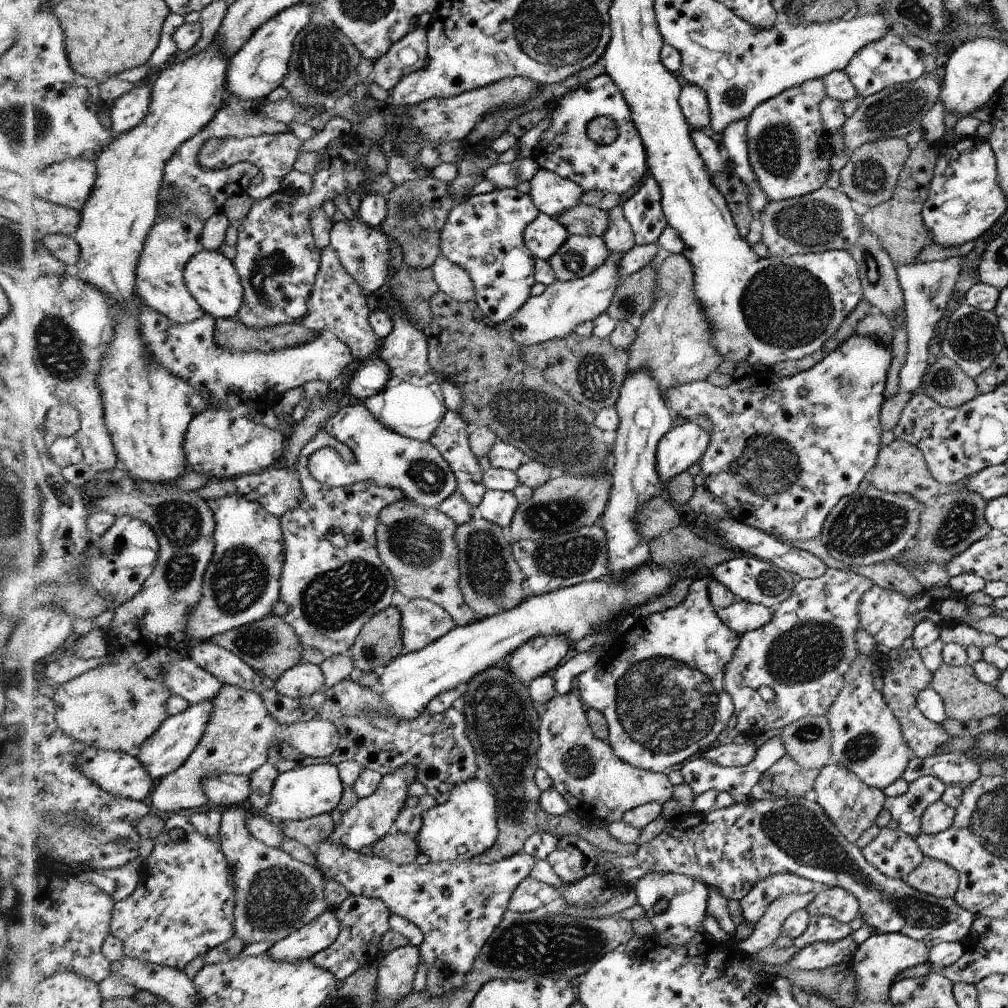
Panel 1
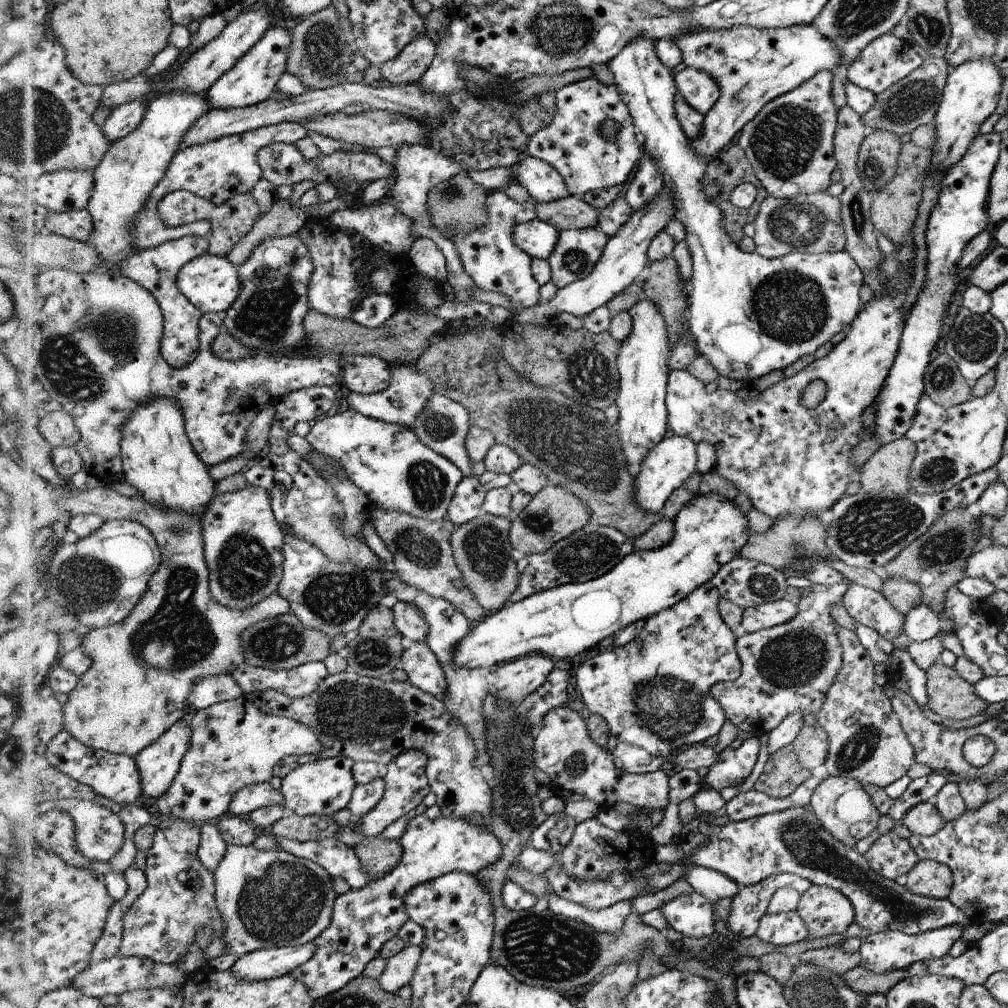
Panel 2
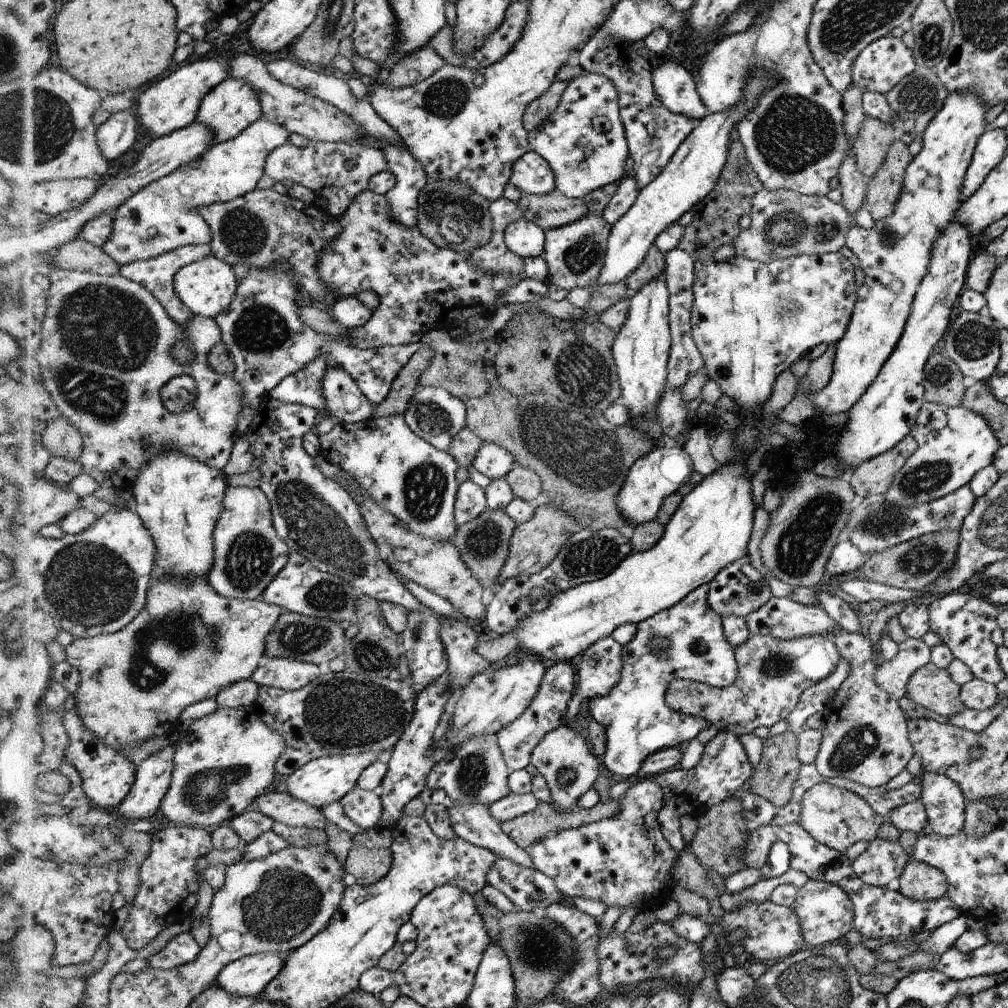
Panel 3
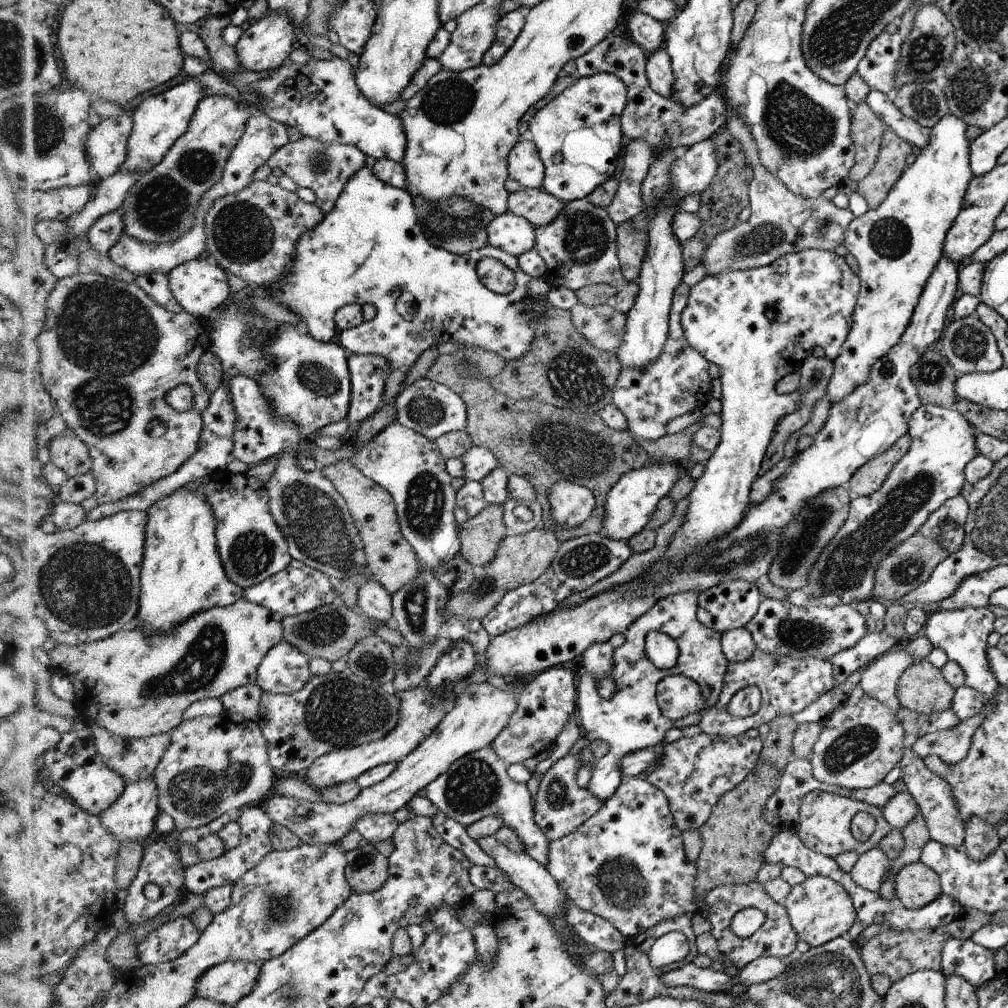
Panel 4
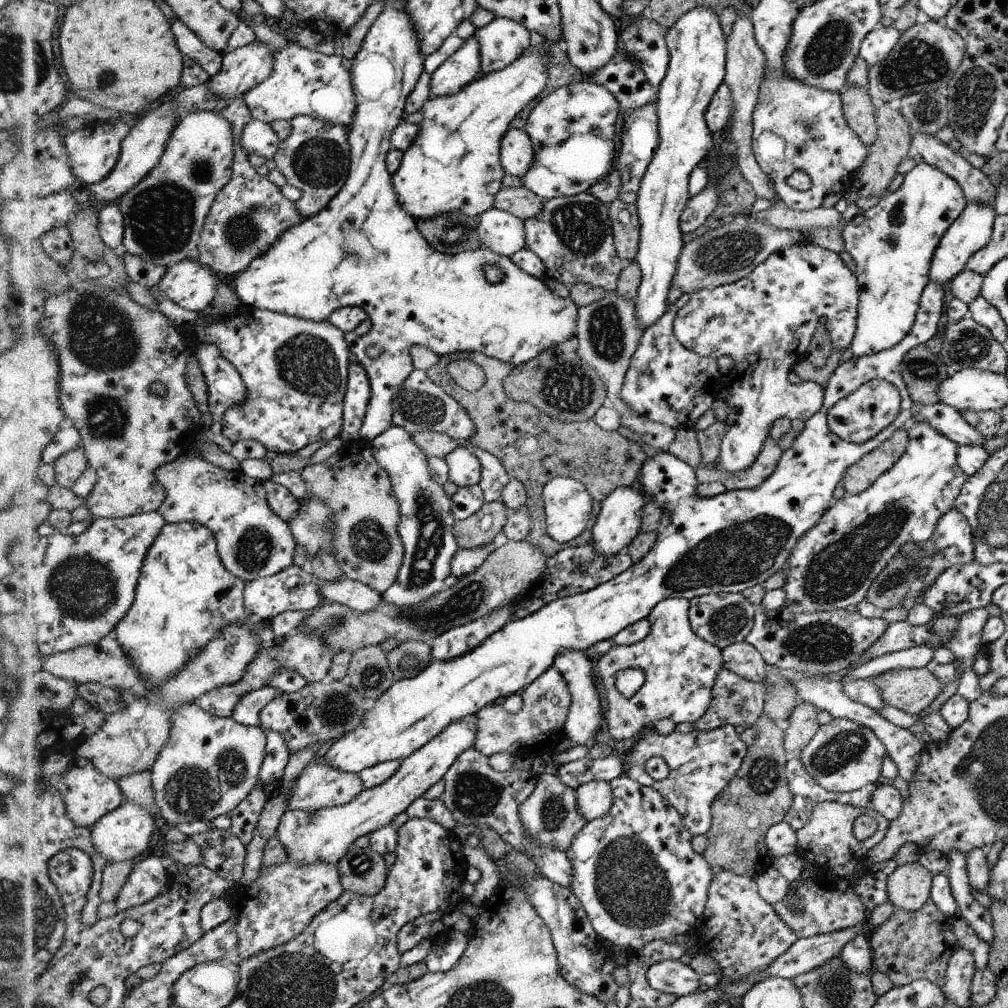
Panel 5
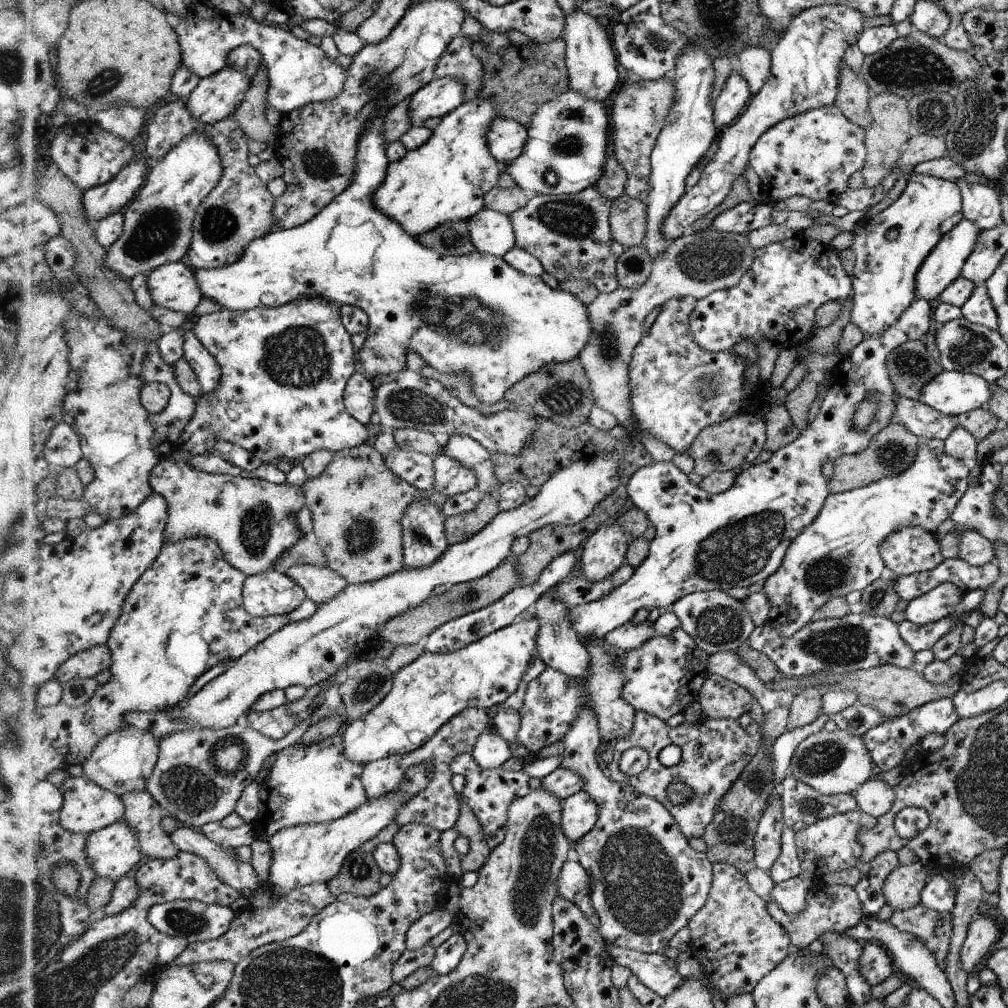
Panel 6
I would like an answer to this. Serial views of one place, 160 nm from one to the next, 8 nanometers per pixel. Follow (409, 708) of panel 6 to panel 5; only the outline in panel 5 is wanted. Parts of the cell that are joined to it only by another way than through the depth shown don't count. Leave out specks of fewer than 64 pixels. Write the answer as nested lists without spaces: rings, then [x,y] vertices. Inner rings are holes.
[[[928,283],[919,303],[919,312],[911,331],[902,342],[884,351],[870,355],[852,357],[841,362],[828,379],[824,389],[823,407],[810,420],[805,421],[804,428],[797,434],[792,446],[782,452],[774,472],[761,485],[749,489],[730,489],[713,497],[698,495],[698,481],[695,469],[679,457],[667,451],[658,451],[652,458],[647,457],[640,472],[637,485],[642,488],[648,500],[653,500],[663,511],[670,512],[670,524],[664,532],[658,534],[649,553],[634,566],[620,575],[591,591],[564,597],[548,603],[539,611],[525,616],[523,619],[510,620],[500,630],[491,634],[480,646],[470,652],[447,661],[434,658],[428,666],[412,678],[392,683],[367,710],[366,718],[358,728],[332,741],[321,754],[334,767],[349,773],[359,773],[368,767],[391,760],[404,760],[414,755],[420,748],[435,739],[444,729],[460,719],[474,716],[488,705],[500,702],[507,696],[522,692],[530,683],[534,683],[540,675],[552,667],[556,656],[562,652],[576,649],[591,651],[596,643],[612,639],[623,628],[647,618],[652,610],[663,600],[684,598],[689,601],[710,593],[741,593],[748,587],[762,585],[776,572],[783,570],[787,560],[798,546],[799,539],[810,531],[823,514],[833,505],[832,492],[843,480],[844,474],[864,455],[874,451],[896,431],[904,426],[904,421],[912,415],[914,401],[908,394],[906,381],[900,374],[900,362],[913,346],[928,342],[938,332],[938,324],[944,310],[944,292],[942,285]],[[872,379],[887,380],[898,389],[901,396],[901,407],[896,418],[876,436],[862,444],[842,440],[834,435],[827,423],[828,411],[841,399],[853,393],[860,385]]]

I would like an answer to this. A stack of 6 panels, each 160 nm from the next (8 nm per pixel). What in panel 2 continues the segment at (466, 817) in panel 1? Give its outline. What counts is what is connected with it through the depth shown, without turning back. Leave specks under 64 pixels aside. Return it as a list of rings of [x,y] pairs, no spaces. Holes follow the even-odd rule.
[[[412,814],[412,817],[408,819],[407,829],[404,830],[404,834],[400,836],[398,842],[403,848],[403,856],[395,870],[390,871],[387,875],[377,877],[361,889],[350,889],[338,896],[333,902],[331,924],[318,938],[313,940],[316,948],[312,958],[295,968],[294,971],[289,972],[291,977],[300,981],[310,990],[314,1000],[319,1001],[326,995],[338,992],[351,980],[362,975],[372,962],[380,961],[380,950],[382,950],[384,943],[394,938],[410,918],[407,915],[406,900],[415,887],[452,871],[468,873],[477,877],[480,871],[483,871],[487,866],[496,864],[503,858],[503,845],[495,833],[479,825],[474,825],[471,821],[466,821],[464,817],[440,816],[432,821],[425,814]]]

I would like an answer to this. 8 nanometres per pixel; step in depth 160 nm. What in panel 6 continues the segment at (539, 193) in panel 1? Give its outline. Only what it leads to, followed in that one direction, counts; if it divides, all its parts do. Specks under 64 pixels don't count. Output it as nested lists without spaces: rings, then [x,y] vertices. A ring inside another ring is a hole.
[[[496,118],[486,134],[488,146],[502,166],[514,162],[523,154],[527,144],[527,127],[515,120]]]

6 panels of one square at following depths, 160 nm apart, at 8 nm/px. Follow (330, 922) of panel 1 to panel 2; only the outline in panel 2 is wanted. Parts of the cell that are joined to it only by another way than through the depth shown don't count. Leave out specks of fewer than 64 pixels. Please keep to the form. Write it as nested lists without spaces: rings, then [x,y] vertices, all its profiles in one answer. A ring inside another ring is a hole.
[[[316,944],[262,949],[241,956],[231,969],[247,981],[269,981],[294,971],[312,958]]]

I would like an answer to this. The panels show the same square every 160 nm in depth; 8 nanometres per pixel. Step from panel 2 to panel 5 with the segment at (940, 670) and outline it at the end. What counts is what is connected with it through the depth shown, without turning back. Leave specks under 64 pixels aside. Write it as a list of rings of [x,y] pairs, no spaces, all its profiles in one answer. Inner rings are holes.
[[[930,666],[889,670],[870,680],[874,680],[886,705],[916,715],[930,705],[944,689],[944,684]]]

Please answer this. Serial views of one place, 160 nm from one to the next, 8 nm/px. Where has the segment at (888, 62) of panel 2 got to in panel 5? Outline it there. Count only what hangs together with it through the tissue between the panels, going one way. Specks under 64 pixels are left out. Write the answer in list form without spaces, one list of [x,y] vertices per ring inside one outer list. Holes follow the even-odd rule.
[[[880,24],[863,40],[859,58],[864,59],[869,66],[888,58],[900,35],[901,32],[893,24],[888,27]]]

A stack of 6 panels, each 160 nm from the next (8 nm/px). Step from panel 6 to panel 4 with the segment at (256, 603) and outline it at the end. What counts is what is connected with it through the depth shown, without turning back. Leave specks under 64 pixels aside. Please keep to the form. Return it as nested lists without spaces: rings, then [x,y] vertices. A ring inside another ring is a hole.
[[[292,559],[290,566],[278,574],[256,586],[245,590],[244,598],[250,602],[272,609],[272,612],[283,617],[296,616],[305,612],[312,612],[315,608],[323,607],[336,600],[335,582],[332,578],[325,578],[319,570],[310,568],[303,562]]]

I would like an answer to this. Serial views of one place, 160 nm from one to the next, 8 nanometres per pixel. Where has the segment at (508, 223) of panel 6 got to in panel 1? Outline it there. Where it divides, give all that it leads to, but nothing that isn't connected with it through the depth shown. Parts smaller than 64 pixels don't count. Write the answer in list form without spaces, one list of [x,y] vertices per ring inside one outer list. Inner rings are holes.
[[[540,214],[524,232],[525,244],[535,258],[547,261],[570,236],[564,224],[547,214]]]

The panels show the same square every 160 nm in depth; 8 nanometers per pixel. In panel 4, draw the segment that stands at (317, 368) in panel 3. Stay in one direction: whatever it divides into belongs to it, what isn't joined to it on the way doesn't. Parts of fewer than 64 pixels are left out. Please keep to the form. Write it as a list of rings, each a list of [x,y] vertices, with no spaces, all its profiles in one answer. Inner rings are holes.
[[[368,158],[368,163],[346,184],[334,210],[325,214],[318,226],[300,236],[296,244],[295,260],[285,276],[285,282],[272,283],[263,288],[262,295],[286,307],[300,321],[306,322],[308,333],[322,342],[331,341],[337,332],[335,316],[339,308],[354,303],[361,307],[365,304],[372,305],[376,309],[375,317],[357,327],[339,332],[339,338],[340,344],[349,354],[378,355],[388,361],[383,404],[394,401],[402,392],[408,371],[418,355],[445,342],[478,347],[500,355],[506,362],[520,360],[535,339],[538,314],[545,310],[540,303],[546,302],[546,299],[531,296],[528,291],[531,276],[520,268],[519,259],[490,244],[463,255],[456,255],[433,245],[419,225],[414,196],[406,189],[396,188],[380,180],[375,175],[374,162],[375,160]],[[484,256],[500,260],[514,272],[516,284],[512,292],[501,295],[482,285],[476,275],[476,264]],[[268,288],[271,288],[271,292],[267,291]],[[528,298],[535,303],[529,309]]]

